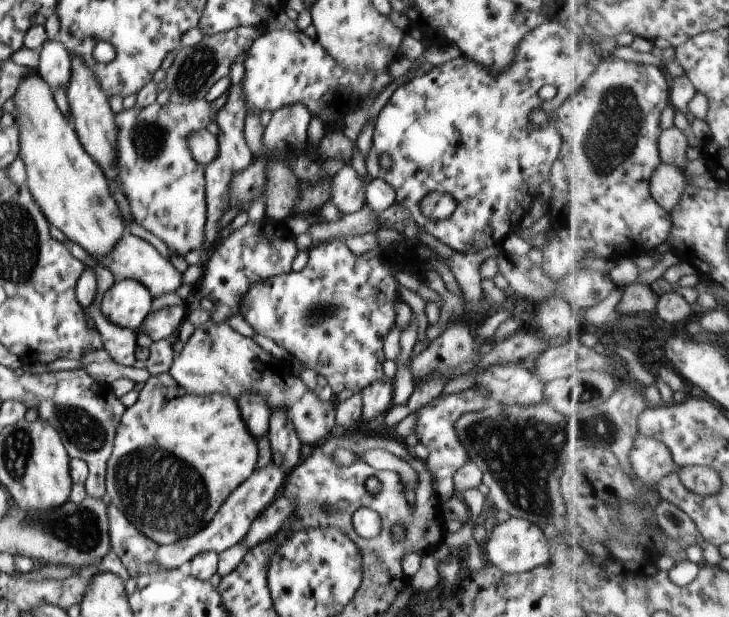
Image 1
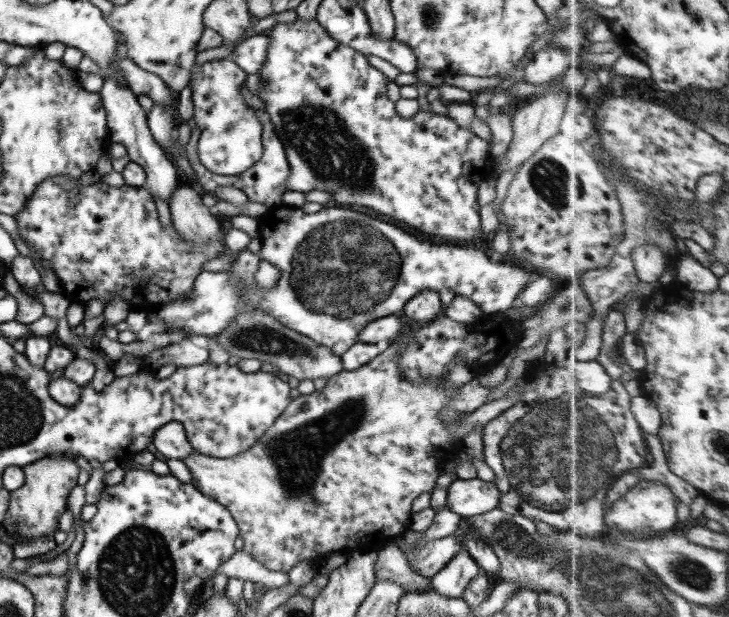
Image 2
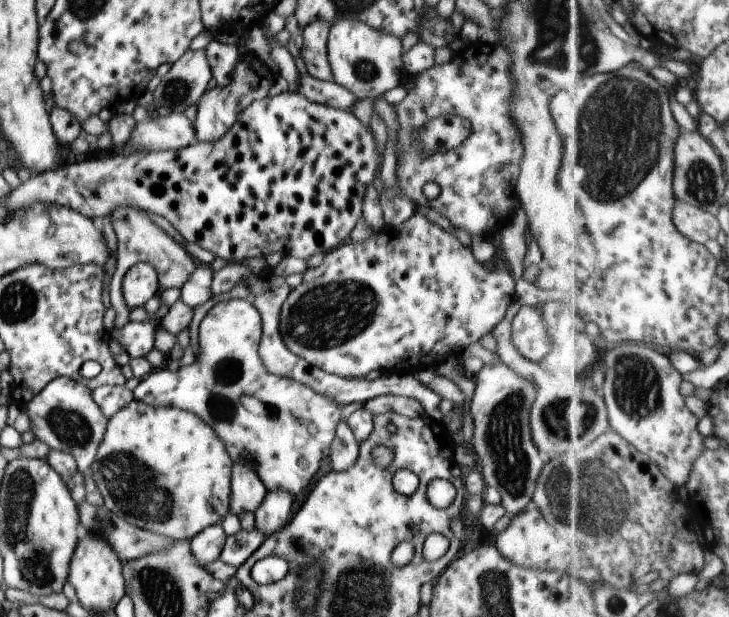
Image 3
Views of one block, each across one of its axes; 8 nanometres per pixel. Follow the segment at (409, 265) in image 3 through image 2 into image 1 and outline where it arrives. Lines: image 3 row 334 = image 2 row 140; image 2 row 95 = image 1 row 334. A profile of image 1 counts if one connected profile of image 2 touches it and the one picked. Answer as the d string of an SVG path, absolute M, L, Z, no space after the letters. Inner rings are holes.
M390 210L386 216L390 219L390 222L392 222L392 228L379 229L378 232L375 232L376 240L378 241L377 248L370 250L370 252L366 252L366 254L362 254L362 256L354 256L354 254L352 254L342 239L333 239L327 241L326 243L320 242L319 244L313 245L310 249L307 250L309 258L307 266L304 268L304 270L301 272L295 272L291 270L291 272L288 273L281 273L255 281L247 289L247 292L243 294L241 299L239 314L248 324L250 324L250 326L254 329L254 332L272 339L280 347L286 349L294 359L296 358L296 360L298 360L298 362L303 367L315 370L318 372L318 375L324 376L330 387L332 387L334 397L346 389L350 389L352 393L361 392L372 382L378 381L385 376L383 372L383 362L386 360L383 352L384 337L395 325L394 306L399 301L402 301L400 294L397 292L397 286L400 284L398 284L398 281L393 274L408 273L408 268L410 268L410 266L408 266L408 264L410 264L410 259L413 256L418 256L418 248L420 248L421 244L420 240L418 239L415 240L417 244L414 247L410 247L408 245L408 241L410 238L416 238L416 232L412 232L412 228L410 228L410 226L408 226L408 232L406 232L406 230L404 230L404 232L397 232L397 230L400 230L400 228L396 228L396 222L398 222L398 220L394 220L394 213L392 210Z

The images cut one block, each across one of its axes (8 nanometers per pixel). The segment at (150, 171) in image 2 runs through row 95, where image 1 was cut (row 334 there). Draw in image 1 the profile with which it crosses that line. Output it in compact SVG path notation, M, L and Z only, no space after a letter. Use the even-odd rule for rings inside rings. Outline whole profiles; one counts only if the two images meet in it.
M96 294L94 302L86 310L96 322L96 329L101 337L103 349L106 350L110 359L117 364L128 367L138 365L135 358L135 351L138 346L135 332L110 323L99 310L101 298Z

